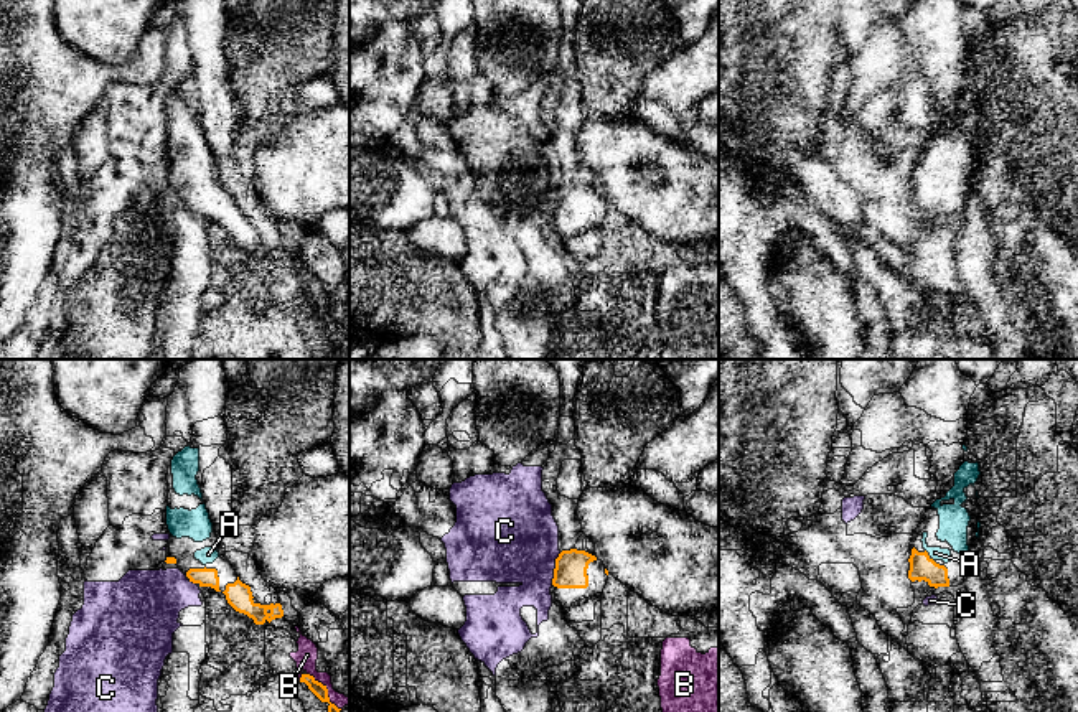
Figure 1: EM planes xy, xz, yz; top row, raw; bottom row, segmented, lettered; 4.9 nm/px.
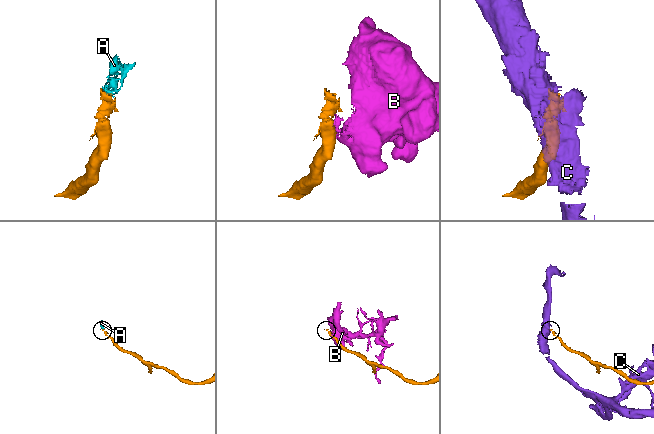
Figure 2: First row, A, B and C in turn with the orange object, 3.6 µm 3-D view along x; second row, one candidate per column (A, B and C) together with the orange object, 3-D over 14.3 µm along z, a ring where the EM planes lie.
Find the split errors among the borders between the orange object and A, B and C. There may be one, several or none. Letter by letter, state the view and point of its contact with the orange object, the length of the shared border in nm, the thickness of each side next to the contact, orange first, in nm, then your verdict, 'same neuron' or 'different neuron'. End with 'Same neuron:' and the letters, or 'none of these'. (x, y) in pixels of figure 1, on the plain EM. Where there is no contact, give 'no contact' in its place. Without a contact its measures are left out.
A: contact yz (932, 190); length 40 nm; calibres 120 and 60 nm; same neuron
B: contact xy (327, 322); length 260 nm; calibres 70 and 110 nm; different neuron
C: contact xz (554, 200); length 170 nm; calibres 160 and 440 nm; different neuron
Same neuron: A

